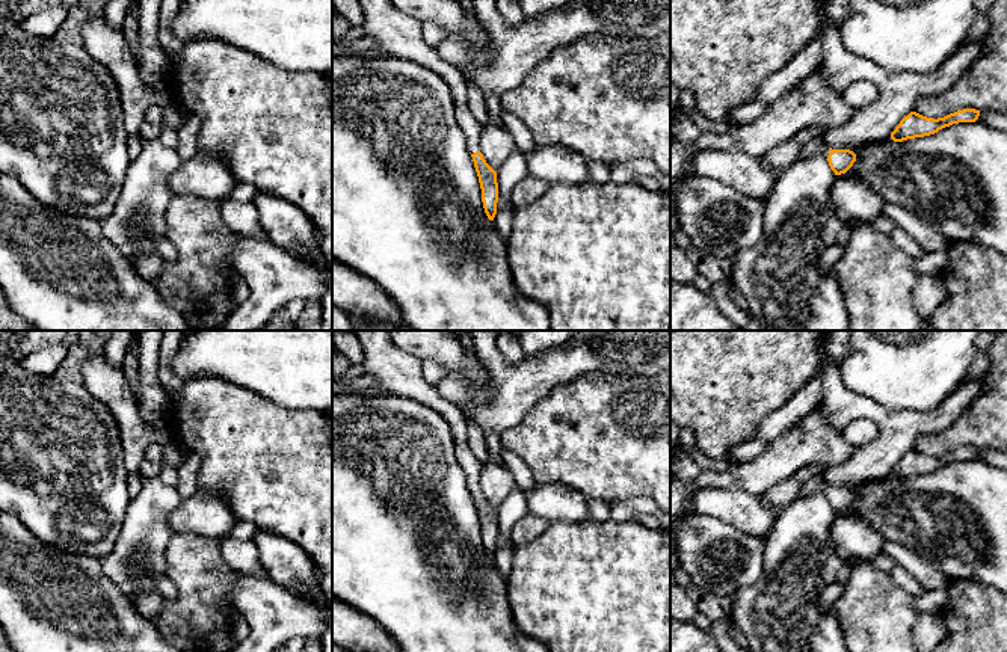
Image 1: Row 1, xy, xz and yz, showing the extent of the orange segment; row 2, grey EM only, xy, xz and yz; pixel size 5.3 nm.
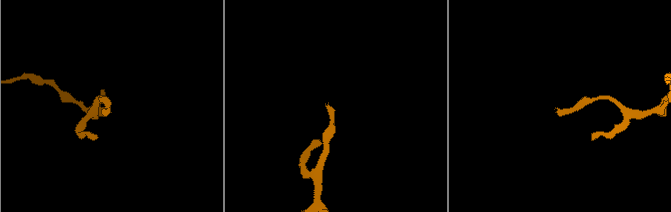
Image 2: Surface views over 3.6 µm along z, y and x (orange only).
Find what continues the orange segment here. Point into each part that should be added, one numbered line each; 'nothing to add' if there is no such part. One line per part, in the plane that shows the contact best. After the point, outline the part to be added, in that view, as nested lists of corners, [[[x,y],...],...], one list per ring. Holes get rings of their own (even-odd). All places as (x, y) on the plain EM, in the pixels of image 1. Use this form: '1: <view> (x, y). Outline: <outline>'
1: xz (399, 373). Outline: [[[355,331],[355,335],[364,352],[362,373],[379,382],[374,391],[420,401],[442,415],[453,433],[456,459],[465,472],[467,487],[471,492],[479,491],[482,462],[468,445],[463,412],[442,398],[435,385],[423,377],[423,361],[396,347],[390,331]]]

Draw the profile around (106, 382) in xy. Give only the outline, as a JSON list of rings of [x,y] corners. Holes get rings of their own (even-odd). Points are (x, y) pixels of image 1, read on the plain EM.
[[[89,352],[82,362],[82,379],[85,388],[115,417],[130,474],[137,472],[151,444],[166,445],[174,441],[171,426],[157,429],[143,421],[122,367],[112,365],[104,355]]]

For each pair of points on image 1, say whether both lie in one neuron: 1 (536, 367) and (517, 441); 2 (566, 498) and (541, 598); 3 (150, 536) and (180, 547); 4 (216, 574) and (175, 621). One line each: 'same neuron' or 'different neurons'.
1: different neurons
2: different neurons
3: different neurons
4: same neuron

